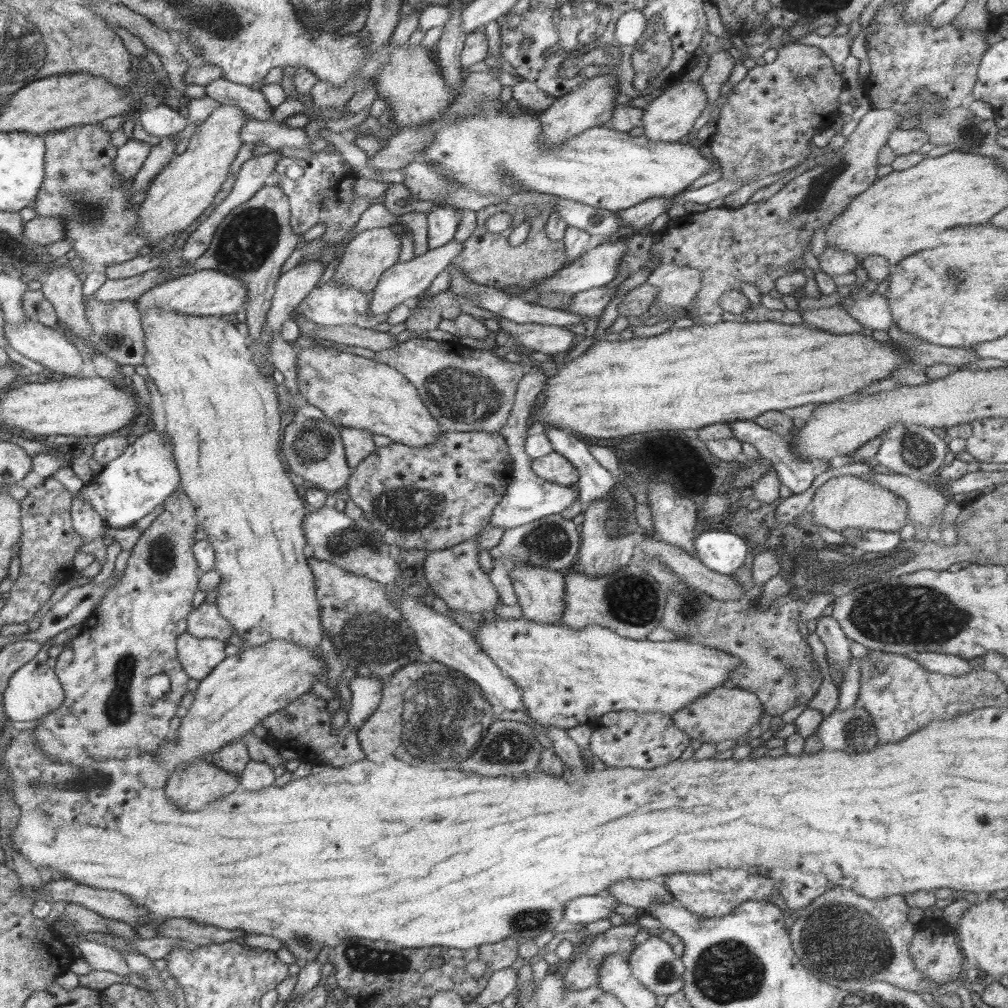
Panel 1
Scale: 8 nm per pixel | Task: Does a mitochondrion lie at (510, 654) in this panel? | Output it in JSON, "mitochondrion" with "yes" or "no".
{"mitochondrion":"no"}

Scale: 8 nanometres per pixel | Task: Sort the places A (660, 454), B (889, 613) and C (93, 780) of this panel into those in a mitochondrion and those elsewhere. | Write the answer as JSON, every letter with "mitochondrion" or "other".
{"A":"other","B":"mitochondrion","C":"mitochondrion"}

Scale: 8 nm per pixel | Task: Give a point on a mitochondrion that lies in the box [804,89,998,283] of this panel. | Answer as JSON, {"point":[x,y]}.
{"point":[969,134]}

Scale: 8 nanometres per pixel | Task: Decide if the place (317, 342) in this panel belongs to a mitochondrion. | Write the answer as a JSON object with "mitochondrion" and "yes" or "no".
{"mitochondrion":"no"}

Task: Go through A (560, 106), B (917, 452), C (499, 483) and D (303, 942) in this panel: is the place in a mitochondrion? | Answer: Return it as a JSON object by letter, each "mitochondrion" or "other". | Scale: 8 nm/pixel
{"A":"other","B":"mitochondrion","C":"other","D":"mitochondrion"}

